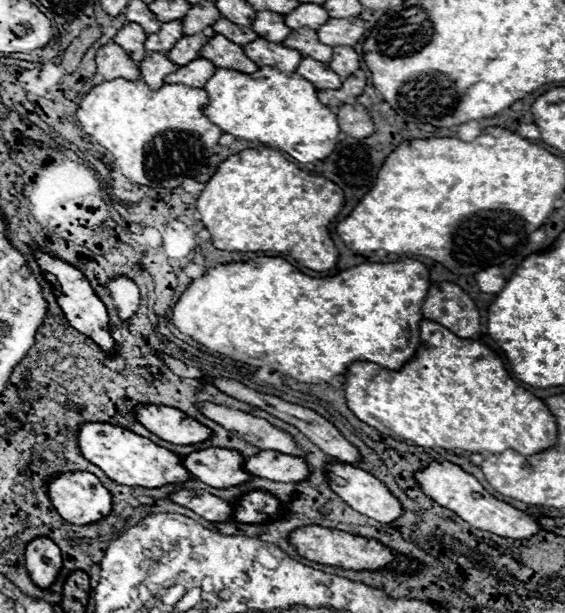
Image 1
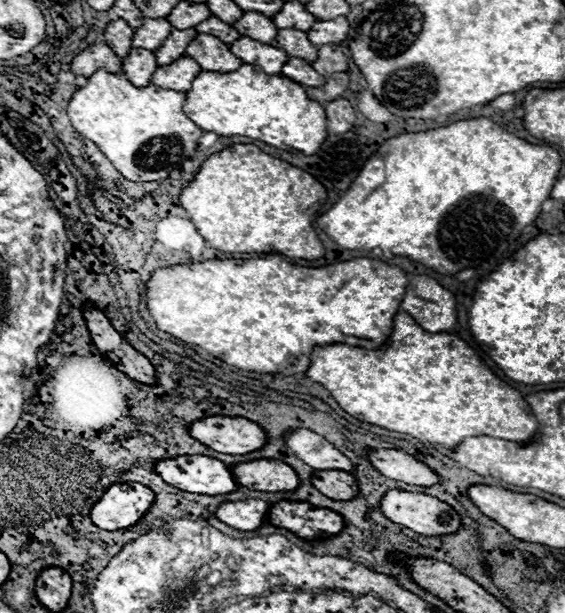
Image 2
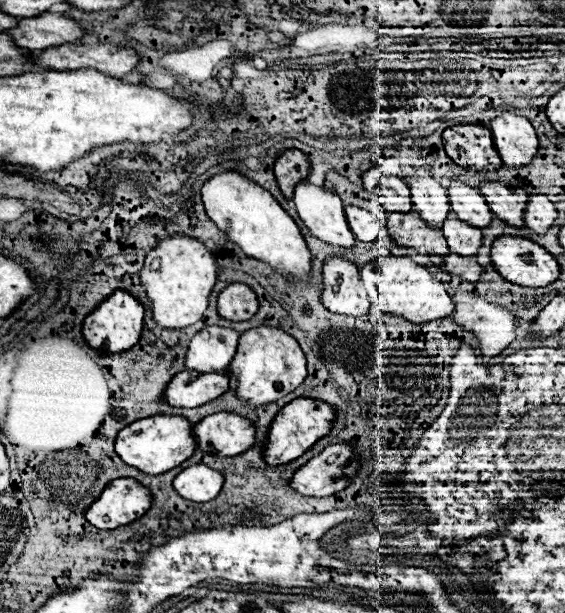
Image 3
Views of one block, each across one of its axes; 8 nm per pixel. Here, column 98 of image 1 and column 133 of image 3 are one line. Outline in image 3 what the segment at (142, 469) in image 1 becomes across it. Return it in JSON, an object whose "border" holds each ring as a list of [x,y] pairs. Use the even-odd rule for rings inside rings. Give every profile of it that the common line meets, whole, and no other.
{"border":[[[150,416],[138,422],[128,424],[122,428],[116,436],[116,454],[122,458],[124,464],[138,468],[144,474],[164,474],[176,466],[180,466],[184,460],[192,456],[196,450],[196,440],[192,436],[192,424],[188,424],[180,416]]]}

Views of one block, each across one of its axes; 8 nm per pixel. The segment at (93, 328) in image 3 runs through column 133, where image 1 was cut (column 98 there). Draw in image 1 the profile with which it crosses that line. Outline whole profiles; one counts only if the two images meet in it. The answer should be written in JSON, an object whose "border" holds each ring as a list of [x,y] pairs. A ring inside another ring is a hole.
{"border":[[[36,252],[36,258],[38,258],[38,264],[40,264],[42,272],[44,272],[44,274],[54,274],[56,280],[58,280],[60,288],[54,290],[54,294],[56,294],[58,304],[60,304],[64,316],[68,318],[70,326],[76,328],[78,332],[86,334],[90,340],[94,340],[108,356],[116,354],[118,346],[116,346],[116,342],[114,342],[114,338],[112,338],[112,334],[110,334],[110,316],[108,316],[108,310],[106,310],[104,302],[96,296],[94,288],[92,288],[90,282],[86,280],[86,276],[82,276],[82,272],[78,272],[78,268],[74,268],[74,266],[70,266],[70,264],[58,260],[58,258],[52,258],[52,256],[48,256],[48,254]]]}

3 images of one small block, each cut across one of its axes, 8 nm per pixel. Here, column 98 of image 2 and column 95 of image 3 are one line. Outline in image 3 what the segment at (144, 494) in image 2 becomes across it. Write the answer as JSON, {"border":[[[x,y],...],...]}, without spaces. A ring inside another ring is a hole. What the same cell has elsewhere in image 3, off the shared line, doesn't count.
{"border":[[[132,478],[112,480],[84,512],[84,518],[98,530],[118,528],[140,518],[150,508],[150,492]]]}

